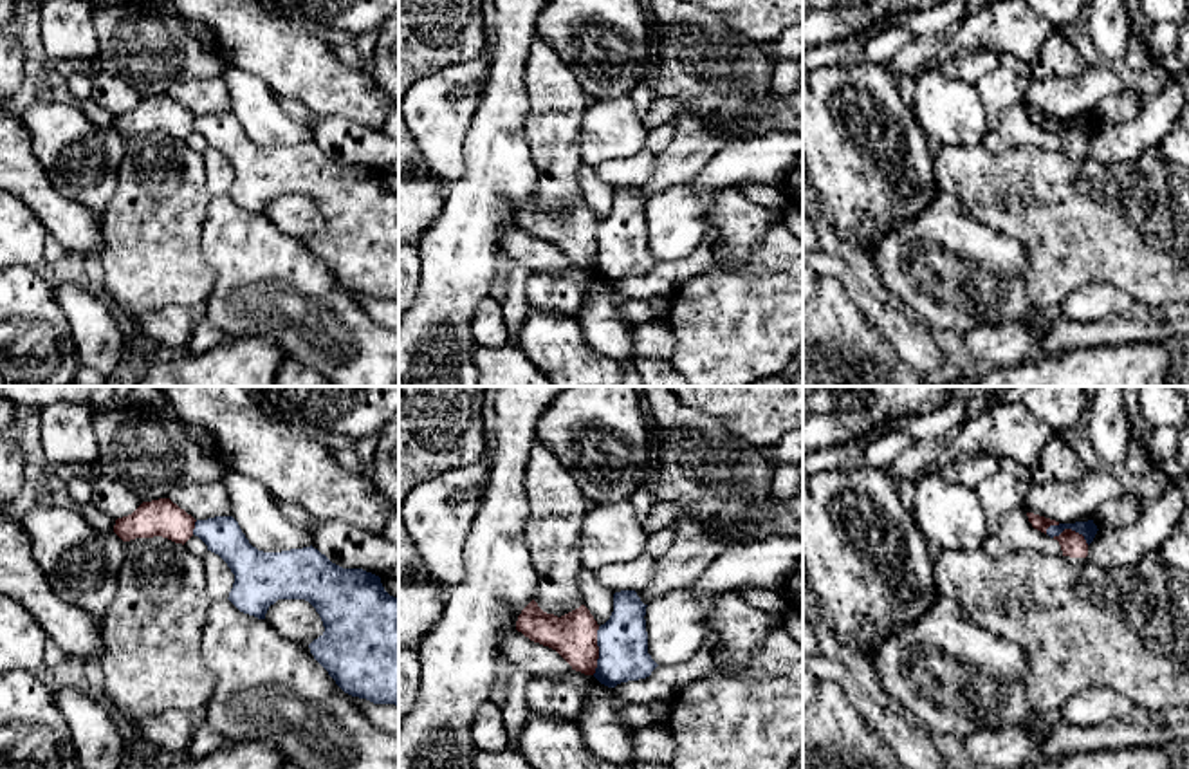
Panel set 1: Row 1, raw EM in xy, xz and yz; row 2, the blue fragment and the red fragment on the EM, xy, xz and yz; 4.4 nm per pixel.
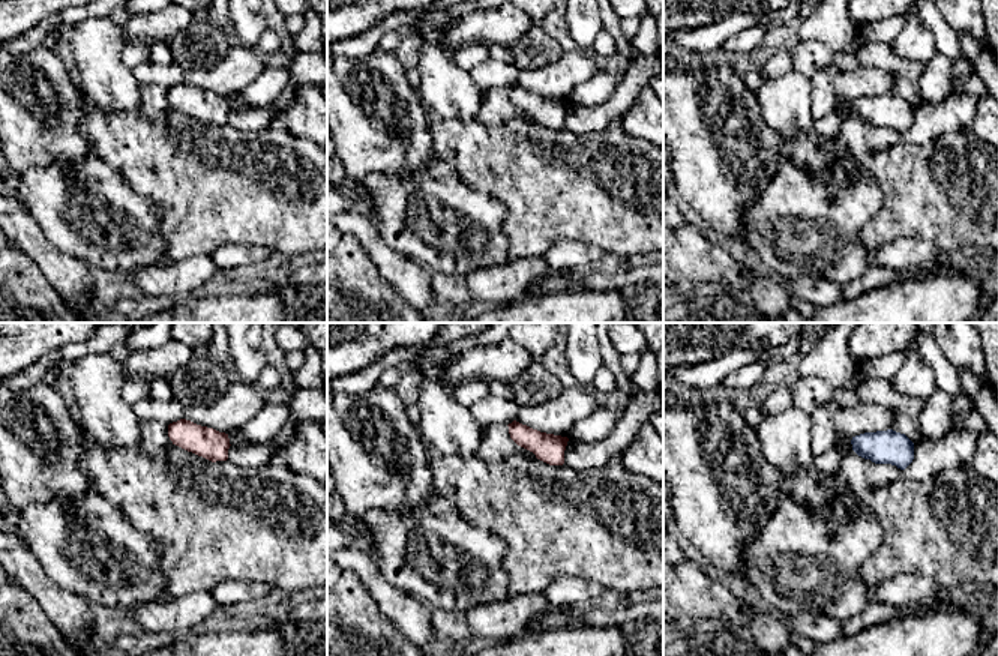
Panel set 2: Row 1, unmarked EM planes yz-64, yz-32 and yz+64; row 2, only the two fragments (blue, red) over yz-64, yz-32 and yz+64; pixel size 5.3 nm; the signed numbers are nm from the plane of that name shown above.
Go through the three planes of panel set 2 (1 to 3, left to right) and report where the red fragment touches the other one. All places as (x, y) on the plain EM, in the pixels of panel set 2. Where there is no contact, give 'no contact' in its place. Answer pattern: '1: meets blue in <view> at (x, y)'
1: no contact
2: no contact
3: no contact

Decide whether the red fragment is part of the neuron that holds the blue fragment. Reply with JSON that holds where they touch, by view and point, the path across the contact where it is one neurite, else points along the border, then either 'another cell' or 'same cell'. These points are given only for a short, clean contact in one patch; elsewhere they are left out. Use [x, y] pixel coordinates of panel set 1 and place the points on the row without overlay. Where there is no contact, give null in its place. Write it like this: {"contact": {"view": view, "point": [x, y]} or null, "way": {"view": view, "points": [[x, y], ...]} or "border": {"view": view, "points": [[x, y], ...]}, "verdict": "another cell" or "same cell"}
{"contact": {"view": "xz", "point": [599, 246]}, "border": {"view": "xz", "points": [[599, 222], [598, 262], [592, 269]]}, "verdict": "another cell"}

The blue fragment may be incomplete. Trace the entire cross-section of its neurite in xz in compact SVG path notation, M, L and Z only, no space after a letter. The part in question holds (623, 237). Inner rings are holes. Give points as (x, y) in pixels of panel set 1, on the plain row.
M635 186L613 190L613 208L597 226L599 255L594 273L615 283L651 271L659 262L648 249L646 202Z

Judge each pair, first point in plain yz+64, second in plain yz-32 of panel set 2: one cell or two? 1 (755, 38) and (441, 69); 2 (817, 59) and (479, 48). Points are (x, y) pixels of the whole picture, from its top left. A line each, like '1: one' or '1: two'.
1: two
2: one

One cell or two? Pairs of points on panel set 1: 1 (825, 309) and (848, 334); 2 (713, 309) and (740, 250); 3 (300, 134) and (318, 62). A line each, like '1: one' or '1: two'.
1: one
2: two
3: two

